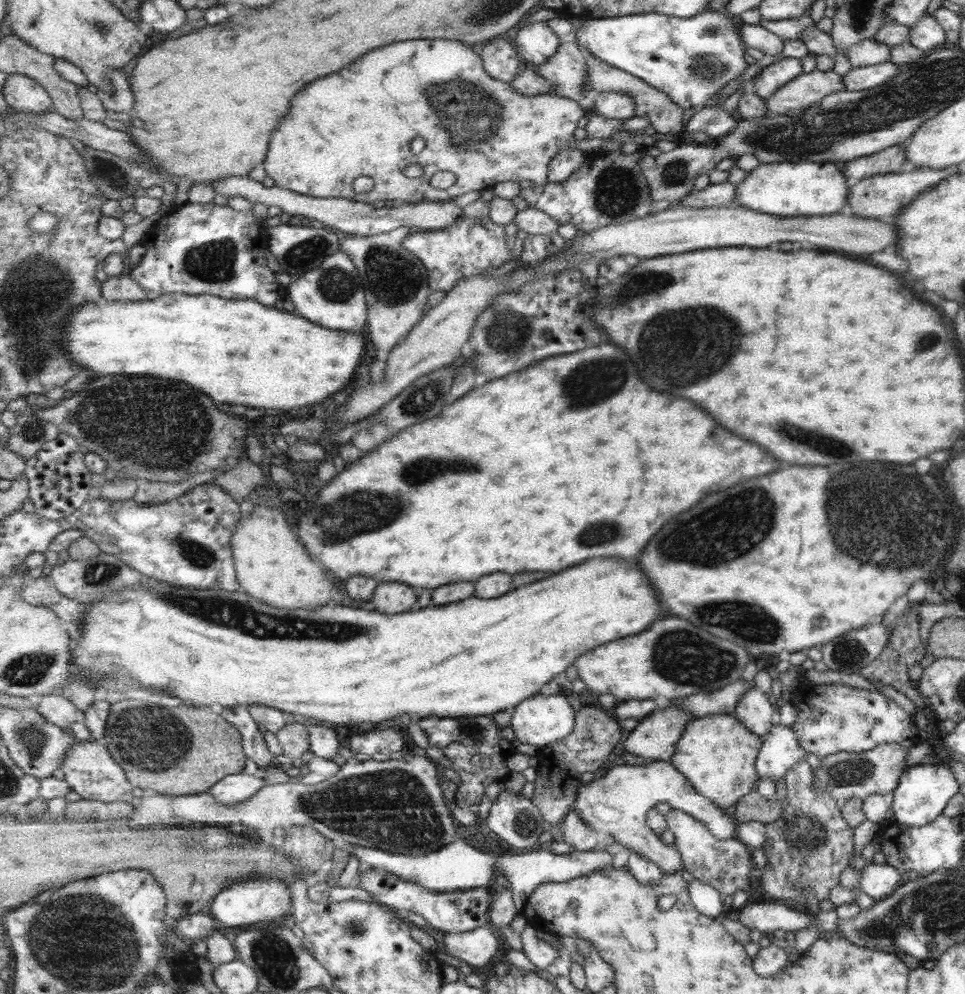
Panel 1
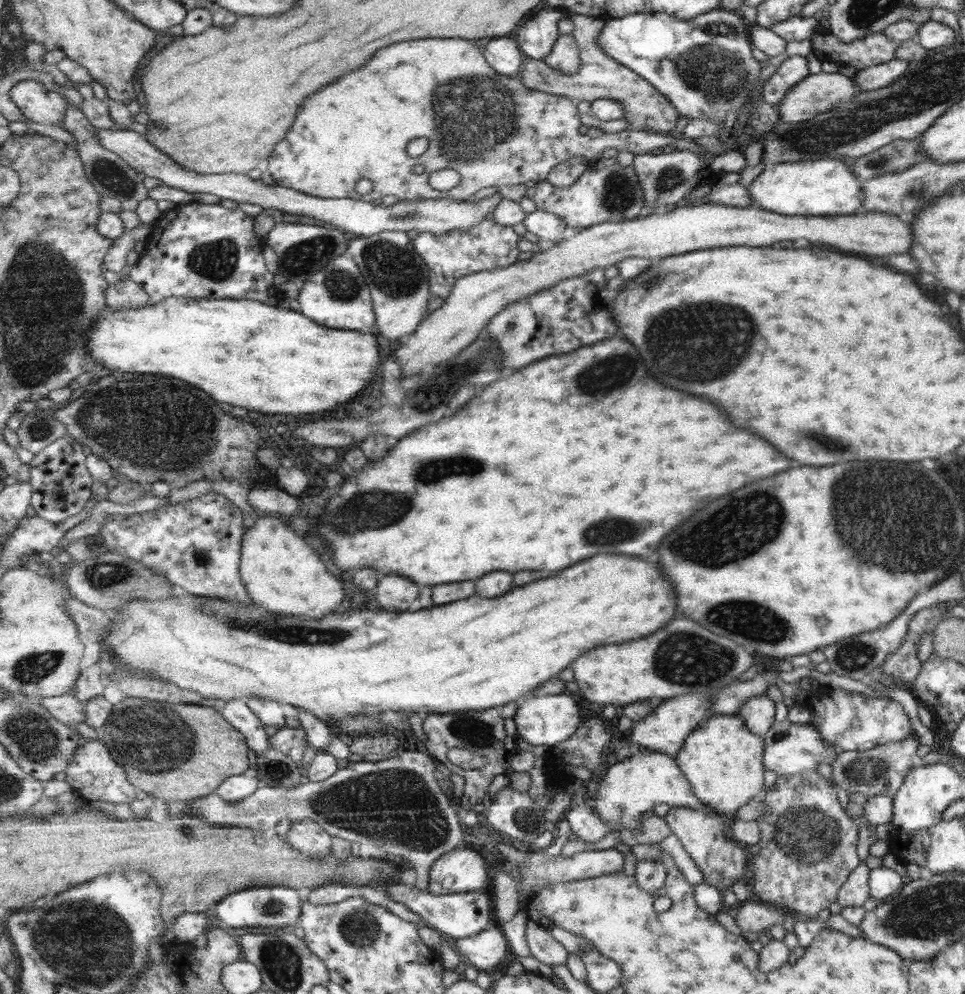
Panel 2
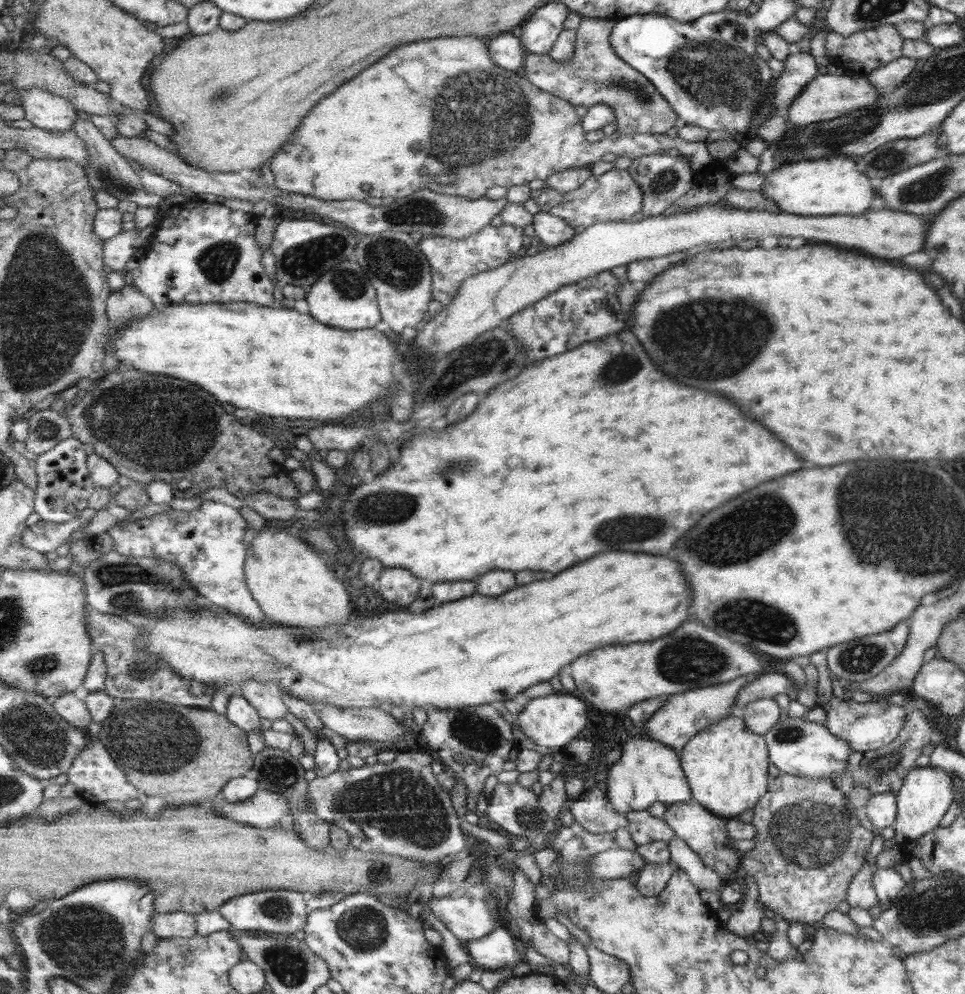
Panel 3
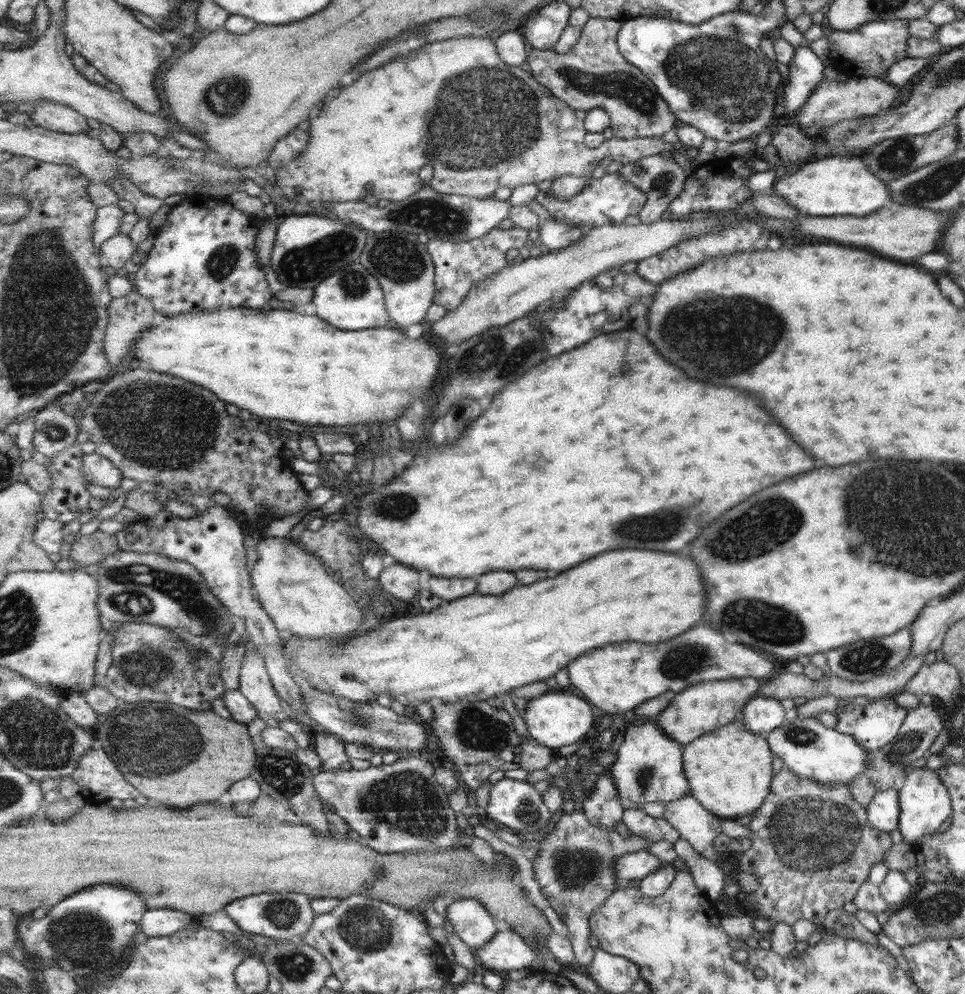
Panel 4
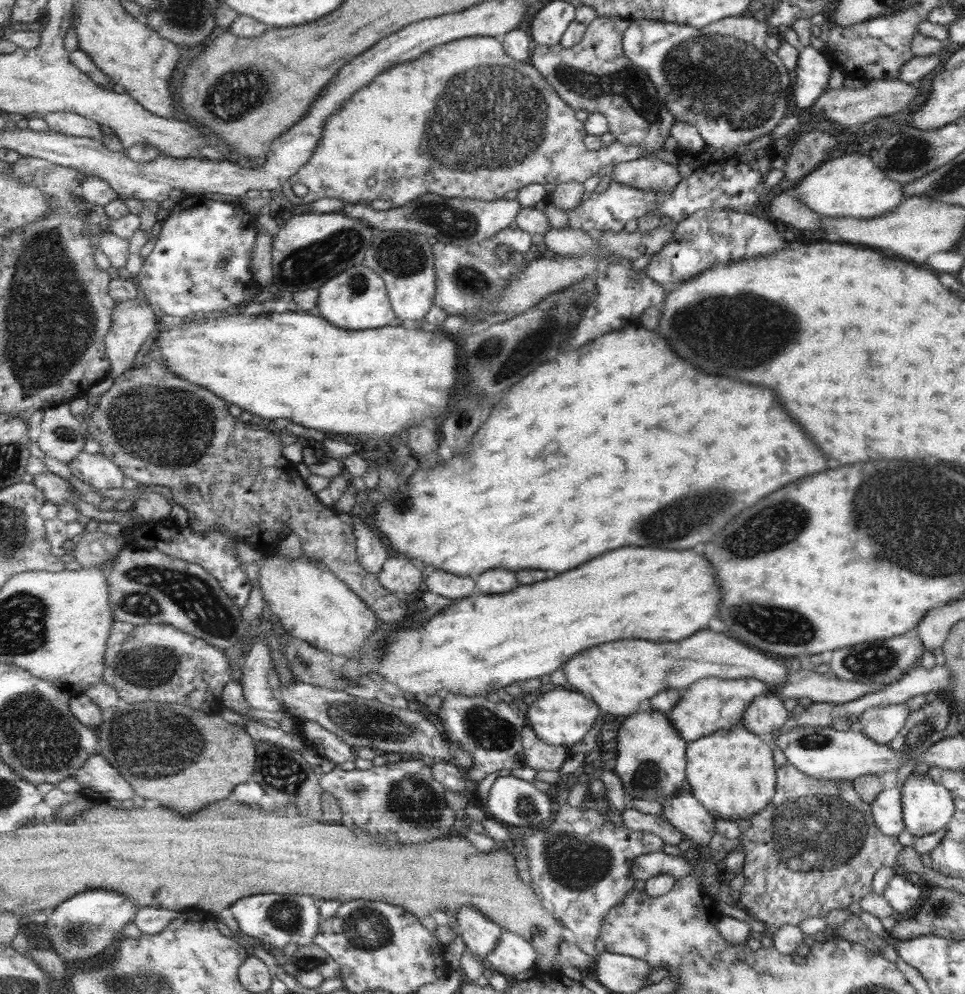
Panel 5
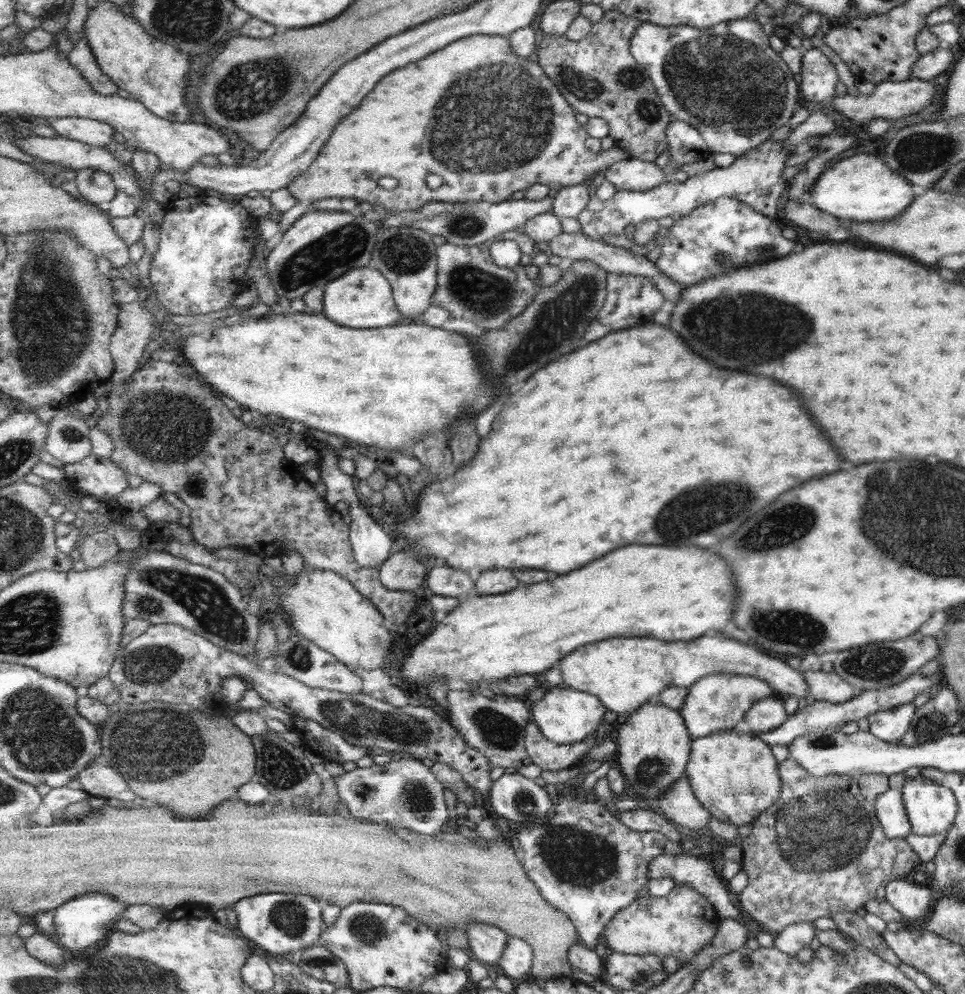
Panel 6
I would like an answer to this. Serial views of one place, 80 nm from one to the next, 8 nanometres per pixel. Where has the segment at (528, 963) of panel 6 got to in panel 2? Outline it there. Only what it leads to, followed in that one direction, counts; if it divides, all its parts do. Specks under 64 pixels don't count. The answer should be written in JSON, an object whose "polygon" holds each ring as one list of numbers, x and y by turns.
{"polygon":[[494,925,473,936,456,939,453,949,469,965,481,971,508,962,513,956,508,940,499,925]]}

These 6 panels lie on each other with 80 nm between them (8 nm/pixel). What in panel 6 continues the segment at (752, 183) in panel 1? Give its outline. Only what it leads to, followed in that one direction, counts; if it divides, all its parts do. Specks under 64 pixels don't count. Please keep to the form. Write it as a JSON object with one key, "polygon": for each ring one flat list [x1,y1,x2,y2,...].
{"polygon":[[858,153,840,159,830,168,821,171,808,190,807,202,844,222,879,222,899,216,911,204,914,196,912,186,902,176,887,168,880,158]]}

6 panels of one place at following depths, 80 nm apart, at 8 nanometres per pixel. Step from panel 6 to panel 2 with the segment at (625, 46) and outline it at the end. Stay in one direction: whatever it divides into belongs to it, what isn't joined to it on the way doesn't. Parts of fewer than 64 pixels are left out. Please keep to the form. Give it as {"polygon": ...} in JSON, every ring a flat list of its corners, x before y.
{"polygon":[[575,13,570,14,569,17,576,26,572,35,580,46,582,60,580,69,576,74,569,76,560,70,549,67,545,60,535,60,529,57,525,60,521,76,525,86,549,94,566,96,577,103,582,100,592,103,597,99,613,99,622,102,625,109,623,120,628,121,629,129,634,131,669,134,671,130,675,130,679,116,682,114,669,98,640,74,611,58,600,47,598,36,608,20]]}

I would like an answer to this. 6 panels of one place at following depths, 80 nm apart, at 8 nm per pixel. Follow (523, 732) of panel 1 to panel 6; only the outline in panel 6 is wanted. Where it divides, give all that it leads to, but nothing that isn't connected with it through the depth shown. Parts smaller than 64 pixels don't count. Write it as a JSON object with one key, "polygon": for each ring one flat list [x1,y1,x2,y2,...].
{"polygon":[[569,686,548,687,545,698,530,705,532,721,539,725,541,733,547,739,563,745,571,745,593,736,602,724,605,712,609,711,596,695,580,692]]}

